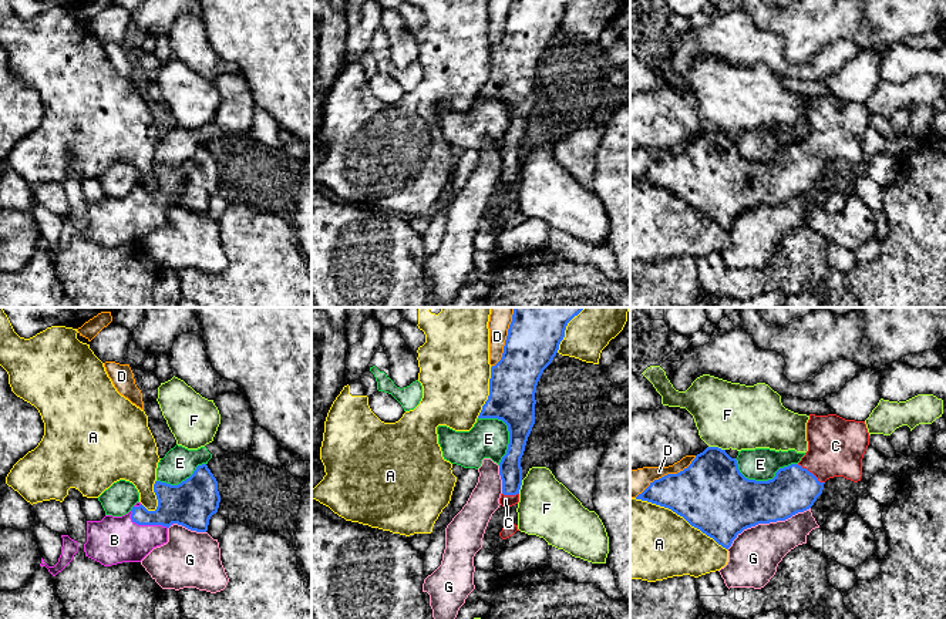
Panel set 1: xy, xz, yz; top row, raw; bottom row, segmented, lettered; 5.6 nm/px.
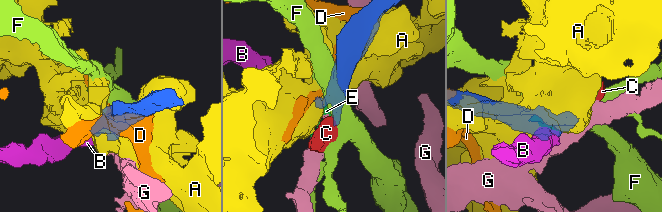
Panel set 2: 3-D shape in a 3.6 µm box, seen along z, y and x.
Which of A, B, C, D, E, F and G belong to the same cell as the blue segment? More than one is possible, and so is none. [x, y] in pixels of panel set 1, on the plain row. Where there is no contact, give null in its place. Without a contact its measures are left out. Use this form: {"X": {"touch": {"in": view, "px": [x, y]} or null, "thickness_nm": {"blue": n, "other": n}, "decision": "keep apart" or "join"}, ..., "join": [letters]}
{"A": {"touch": {"in": "yz", "px": [680, 197]}, "thickness_nm": {"blue": 400, "other": 440}, "decision": "keep apart"}, "B": {"touch": {"in": "xy", "px": [145, 205]}, "thickness_nm": {"blue": 240, "other": 280}, "decision": "join"}, "C": {"touch": {"in": "yz", "px": [811, 154]}, "thickness_nm": {"blue": 260, "other": 320}, "decision": "join"}, "D": {"touch": {"in": "yz", "px": [667, 155]}, "thickness_nm": {"blue": 380, "other": 160}, "decision": "keep apart"}, "E": {"touch": {"in": "yz", "px": [763, 162]}, "thickness_nm": {"blue": 380, "other": 190}, "decision": "keep apart"}, "F": {"touch": {"in": "yz", "px": [717, 128]}, "thickness_nm": {"blue": 380, "other": 380}, "decision": "keep apart"}, "G": {"touch": {"in": "yz", "px": [766, 204]}, "thickness_nm": {"blue": 360, "other": 280}, "decision": "keep apart"}, "join": ["B", "C"]}

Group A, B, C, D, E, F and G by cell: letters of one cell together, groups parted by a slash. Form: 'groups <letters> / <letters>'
groups A / B C / D / E / F / G

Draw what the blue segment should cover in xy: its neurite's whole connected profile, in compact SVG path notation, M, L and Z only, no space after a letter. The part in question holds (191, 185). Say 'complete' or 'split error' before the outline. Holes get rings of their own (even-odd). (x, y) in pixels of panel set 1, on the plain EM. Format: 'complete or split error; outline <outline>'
split error; outline M206 145L198 147L193 155L178 166L155 162L158 181L155 192L148 192L141 184L122 198L105 196L101 202L87 202L85 238L111 248L122 243L141 243L154 229L168 223L168 209L174 205L191 212L206 213L209 201L218 194L220 176L218 162Z

